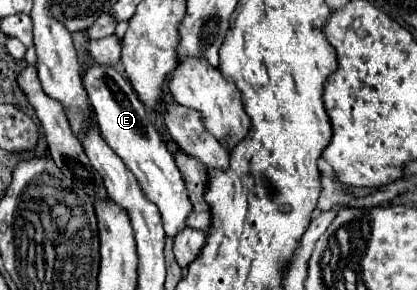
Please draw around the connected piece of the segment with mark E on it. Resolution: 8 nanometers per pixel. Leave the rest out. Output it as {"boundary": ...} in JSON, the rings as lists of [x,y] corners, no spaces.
{"boundary":[[[93,65],[91,69],[87,69],[83,81],[85,81],[85,91],[89,93],[89,101],[97,113],[97,127],[101,137],[121,157],[125,167],[135,175],[143,195],[157,205],[165,235],[173,239],[187,227],[185,221],[191,215],[193,205],[187,197],[187,189],[175,165],[175,159],[169,155],[165,141],[161,139],[153,121],[149,119],[145,105],[141,105],[131,83],[113,67]]]}

